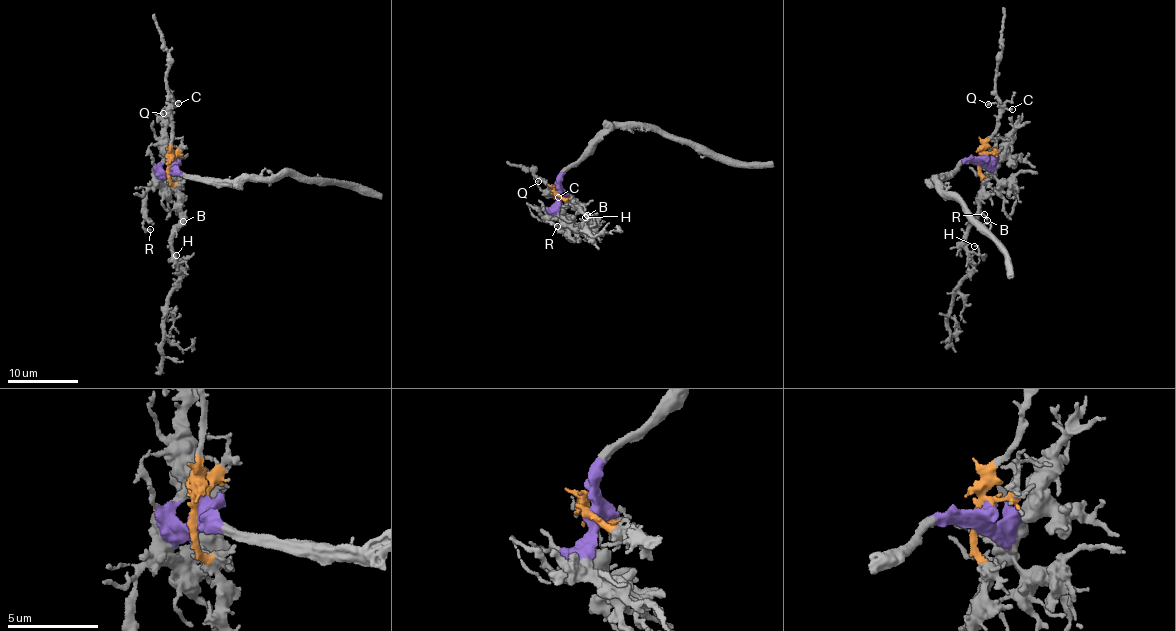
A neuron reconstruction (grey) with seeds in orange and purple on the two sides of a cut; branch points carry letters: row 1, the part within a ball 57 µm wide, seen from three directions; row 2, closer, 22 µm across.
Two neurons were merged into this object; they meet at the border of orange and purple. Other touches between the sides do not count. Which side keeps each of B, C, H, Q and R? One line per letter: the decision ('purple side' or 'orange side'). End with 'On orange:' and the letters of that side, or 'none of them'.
B: orange side
C: orange side
H: orange side
Q: orange side
R: purple side
On orange: B, C, H, Q

